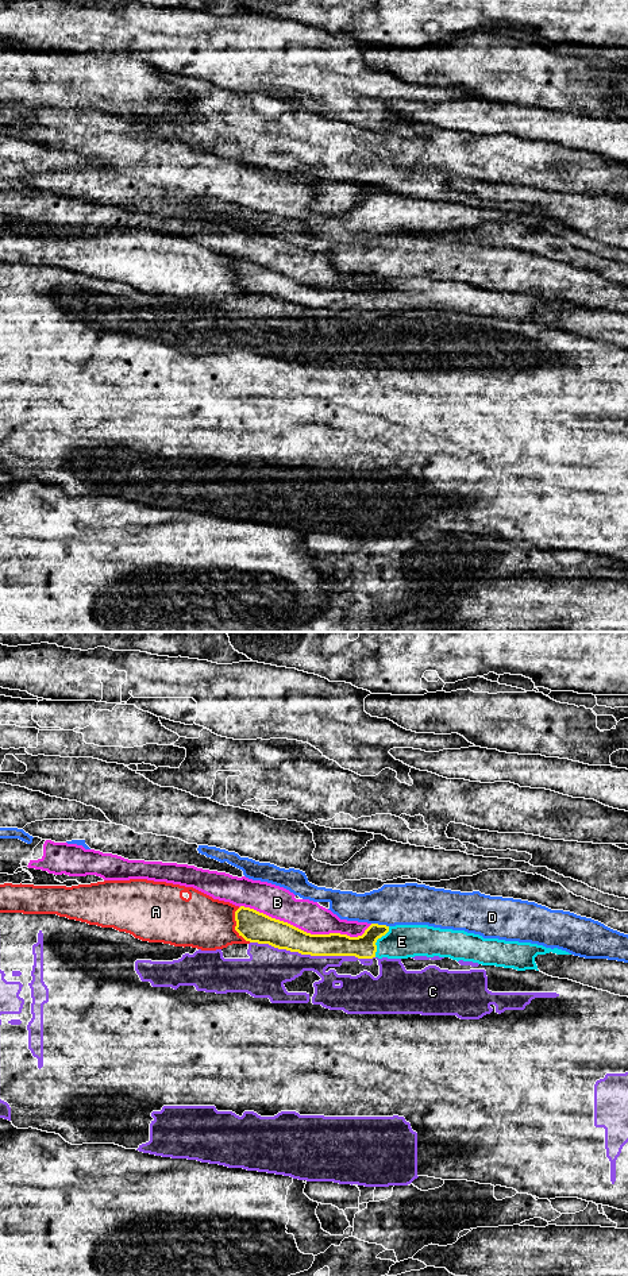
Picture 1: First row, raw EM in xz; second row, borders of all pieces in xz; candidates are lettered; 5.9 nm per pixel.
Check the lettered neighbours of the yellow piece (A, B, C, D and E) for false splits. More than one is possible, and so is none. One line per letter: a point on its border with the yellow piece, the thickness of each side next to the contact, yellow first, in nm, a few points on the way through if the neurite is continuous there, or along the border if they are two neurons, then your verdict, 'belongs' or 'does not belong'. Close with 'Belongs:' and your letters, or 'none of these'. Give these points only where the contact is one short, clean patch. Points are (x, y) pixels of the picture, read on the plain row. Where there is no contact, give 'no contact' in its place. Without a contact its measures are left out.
A: contact xz (235, 278); calibres 190 and 320 nm; does not belong
B: contact xz (305, 284); calibres 170 and 190 nm; does not belong
C: contact xz (312, 307); calibres 160 and 240 nm; does not belong
D: contact xz (380, 277); calibres 140 and 260 nm; does not belong
E: contact xz (376, 293); calibres 140 and 200 nm; way xz (363, 299), (376, 293), (401, 293); belongs
Belongs: E

